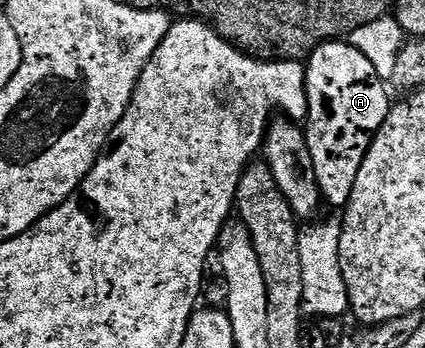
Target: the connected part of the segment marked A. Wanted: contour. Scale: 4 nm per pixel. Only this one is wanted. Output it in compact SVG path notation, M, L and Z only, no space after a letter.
M350 41L322 42L312 50L305 62L307 72L307 117L305 133L309 152L313 152L313 168L317 172L317 184L322 201L331 206L346 207L351 199L357 172L367 155L367 149L375 139L375 133L383 127L393 105L387 95L388 83L377 72L377 68Z

